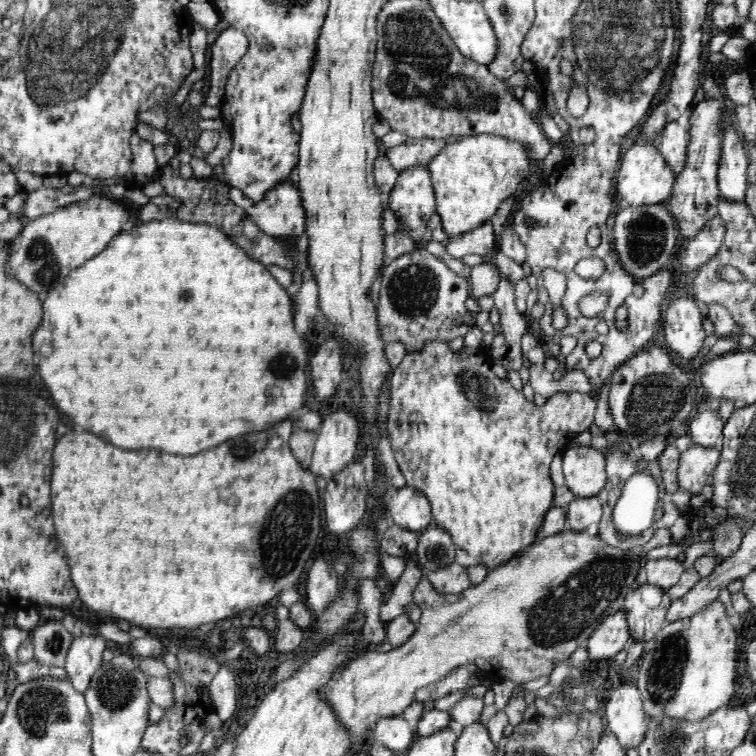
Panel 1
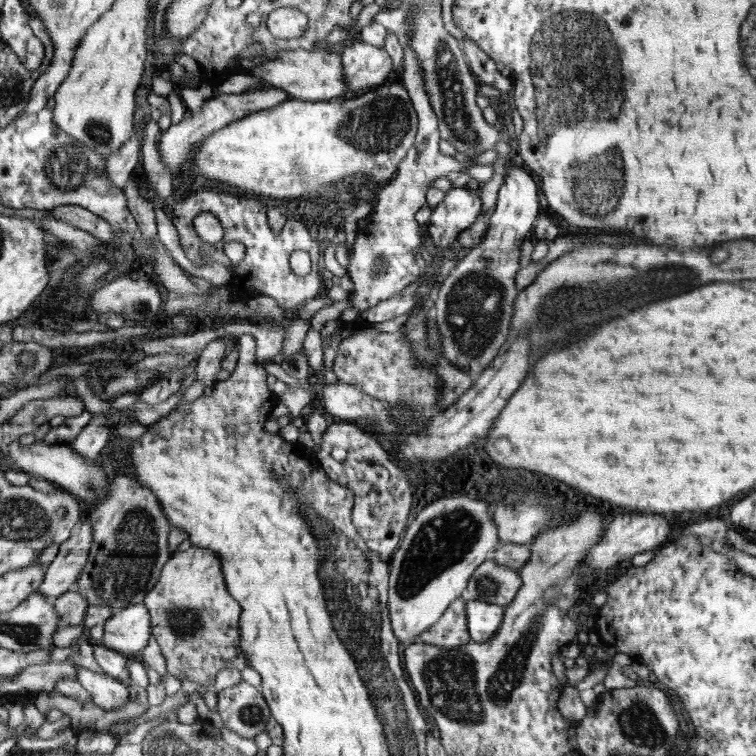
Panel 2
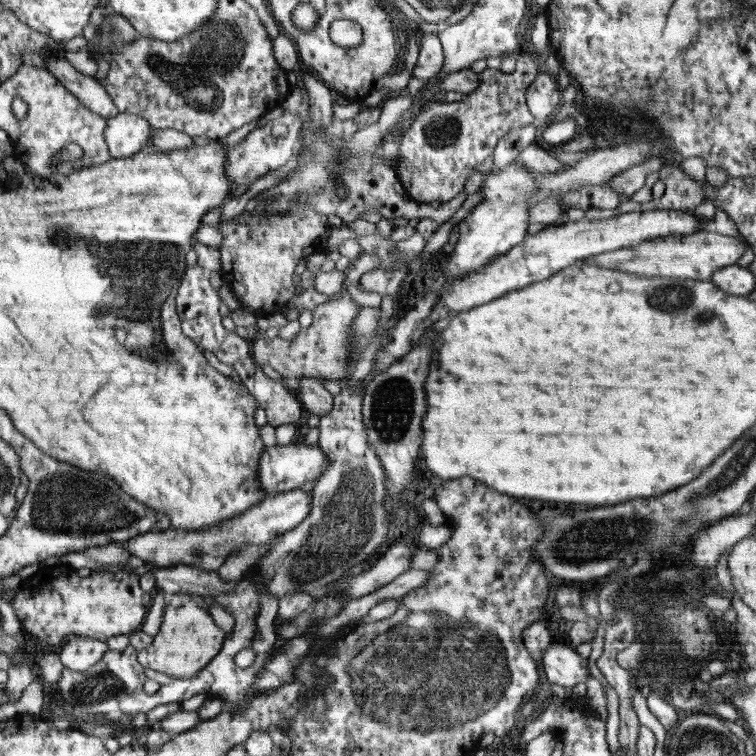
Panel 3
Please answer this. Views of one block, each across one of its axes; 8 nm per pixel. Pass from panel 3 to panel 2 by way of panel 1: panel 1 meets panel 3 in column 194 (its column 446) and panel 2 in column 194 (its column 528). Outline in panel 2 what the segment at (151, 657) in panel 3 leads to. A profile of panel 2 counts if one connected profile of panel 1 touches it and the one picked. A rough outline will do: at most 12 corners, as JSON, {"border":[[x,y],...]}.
{"border":[[176,550],[143,603],[169,674],[248,666],[214,550]]}

